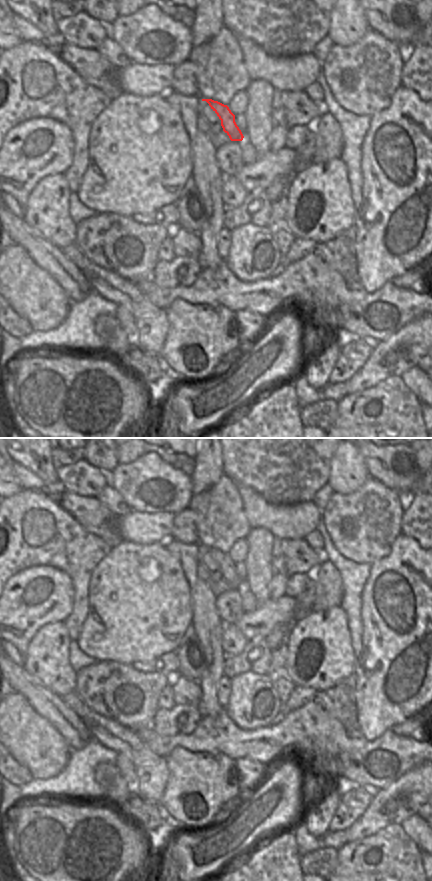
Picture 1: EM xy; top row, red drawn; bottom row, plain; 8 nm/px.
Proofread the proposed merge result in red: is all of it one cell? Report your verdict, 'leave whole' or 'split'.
leave whole

